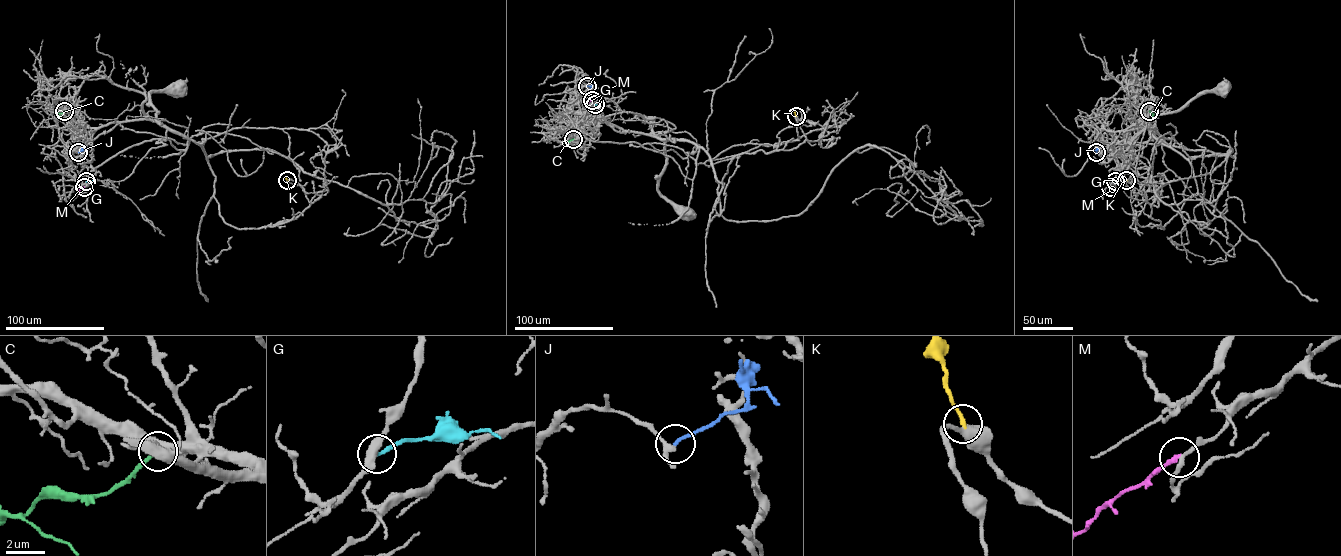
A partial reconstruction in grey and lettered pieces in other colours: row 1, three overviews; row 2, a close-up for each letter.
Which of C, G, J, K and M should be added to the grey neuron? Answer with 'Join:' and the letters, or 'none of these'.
Join: none of these

